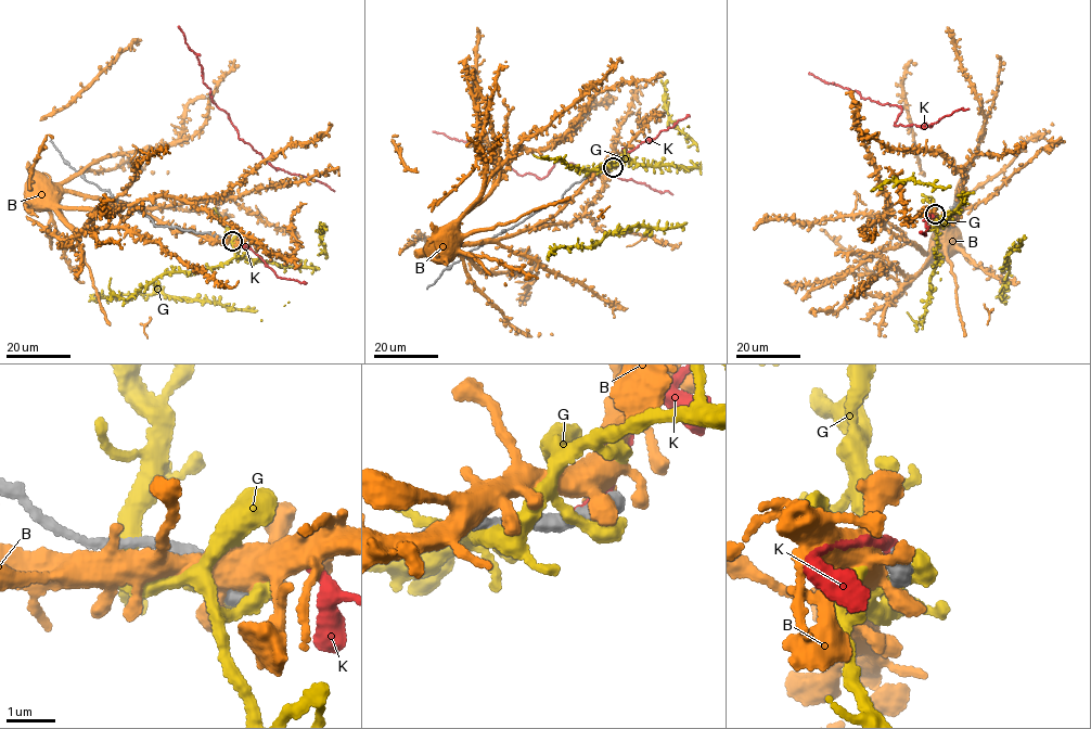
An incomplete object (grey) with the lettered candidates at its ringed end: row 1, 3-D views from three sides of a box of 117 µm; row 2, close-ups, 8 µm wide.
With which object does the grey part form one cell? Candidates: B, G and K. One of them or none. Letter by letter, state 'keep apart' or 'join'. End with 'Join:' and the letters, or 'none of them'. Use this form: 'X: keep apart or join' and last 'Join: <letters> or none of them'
B: keep apart
G: keep apart
K: join
Join: K

